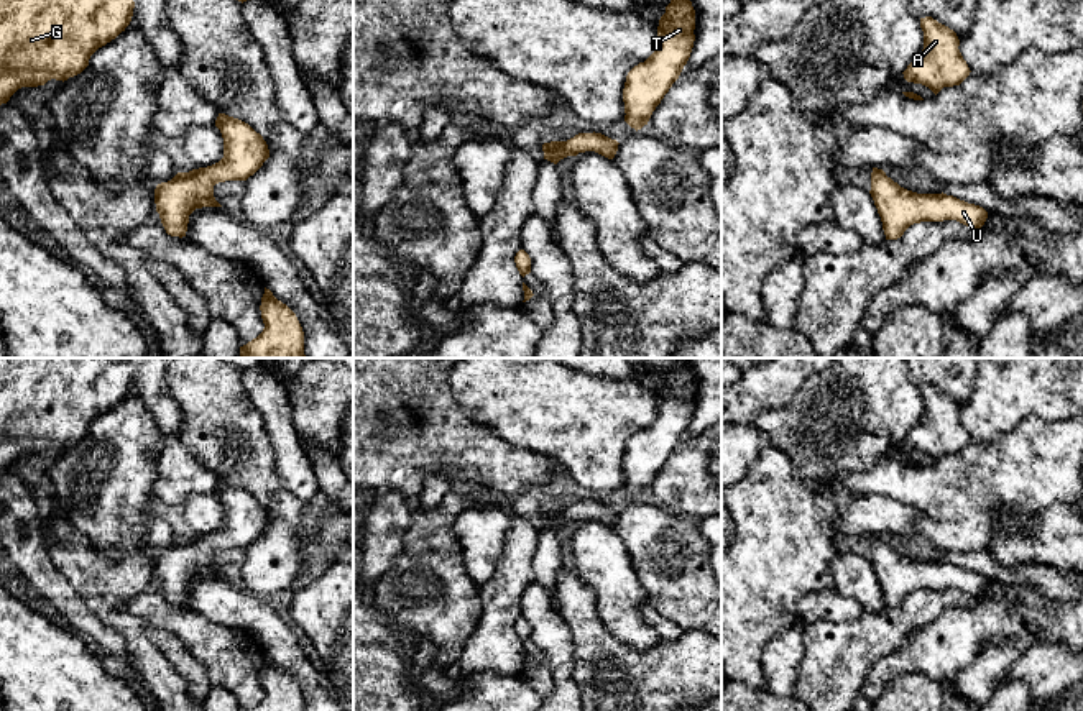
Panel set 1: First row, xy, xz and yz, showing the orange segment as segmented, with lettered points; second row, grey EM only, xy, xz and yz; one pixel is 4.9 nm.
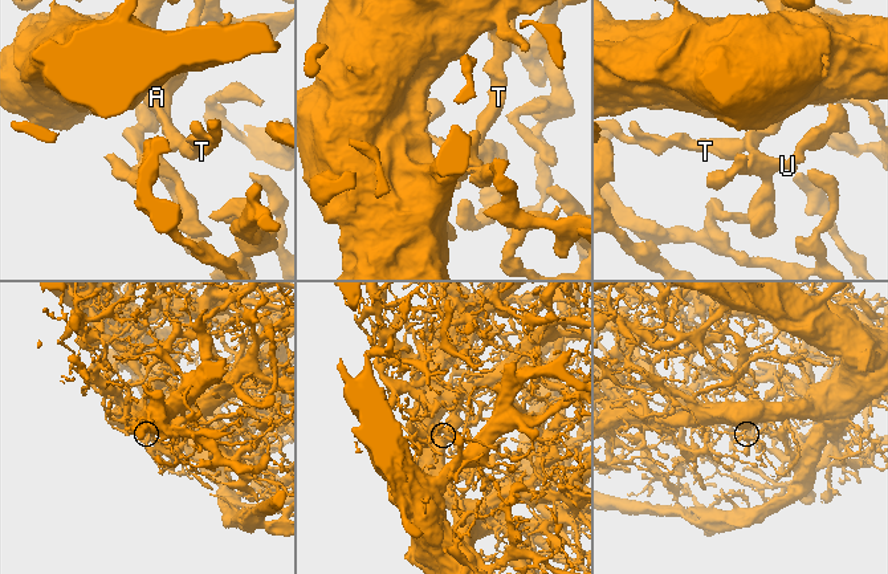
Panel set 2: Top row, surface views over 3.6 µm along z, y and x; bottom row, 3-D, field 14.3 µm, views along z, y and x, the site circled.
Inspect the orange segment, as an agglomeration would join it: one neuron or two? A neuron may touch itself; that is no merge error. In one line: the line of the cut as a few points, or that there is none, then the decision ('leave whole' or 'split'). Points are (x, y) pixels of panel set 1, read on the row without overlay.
no cut | leave whole

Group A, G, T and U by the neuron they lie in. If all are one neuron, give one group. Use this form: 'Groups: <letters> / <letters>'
Groups: A G T U

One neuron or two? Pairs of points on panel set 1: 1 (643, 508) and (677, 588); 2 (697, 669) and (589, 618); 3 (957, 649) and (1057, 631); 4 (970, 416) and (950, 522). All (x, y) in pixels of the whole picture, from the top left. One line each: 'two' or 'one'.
1: one
2: one
3: one
4: two

